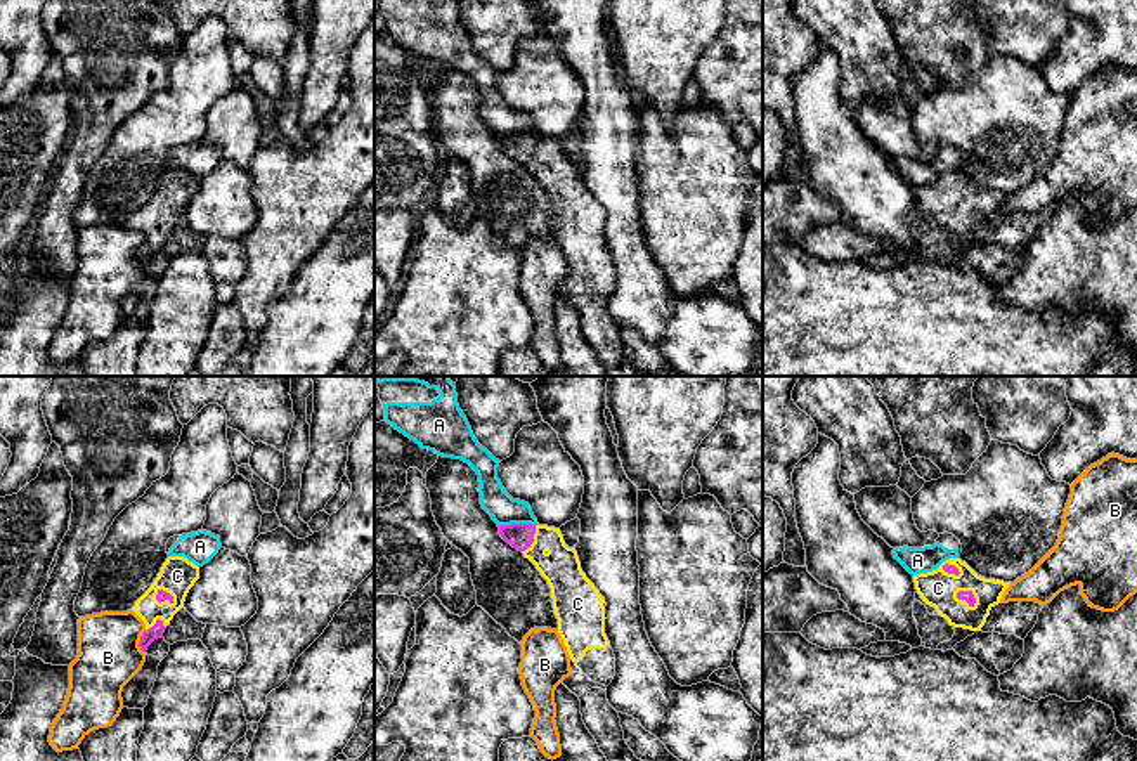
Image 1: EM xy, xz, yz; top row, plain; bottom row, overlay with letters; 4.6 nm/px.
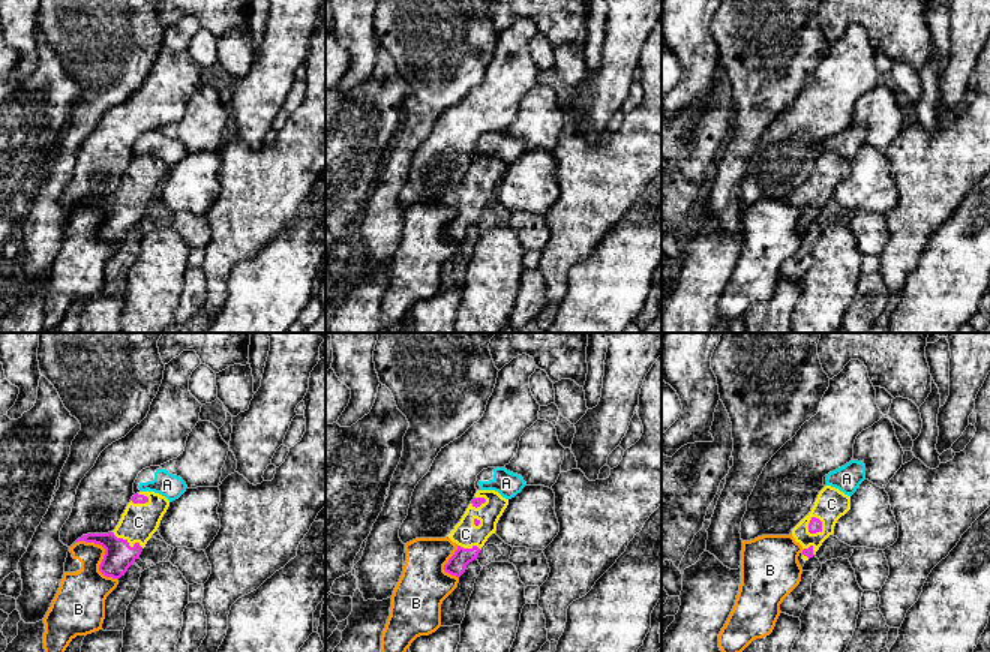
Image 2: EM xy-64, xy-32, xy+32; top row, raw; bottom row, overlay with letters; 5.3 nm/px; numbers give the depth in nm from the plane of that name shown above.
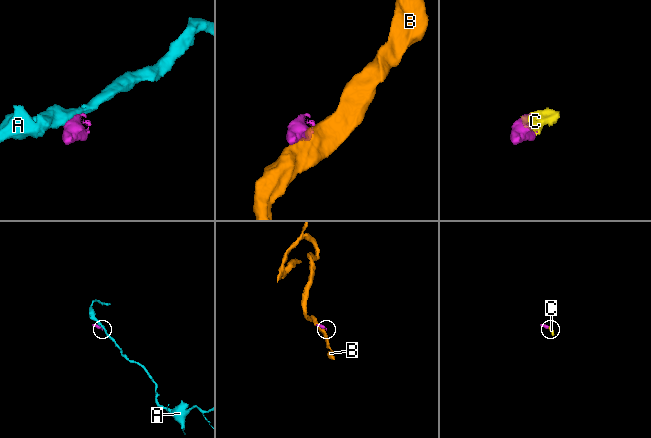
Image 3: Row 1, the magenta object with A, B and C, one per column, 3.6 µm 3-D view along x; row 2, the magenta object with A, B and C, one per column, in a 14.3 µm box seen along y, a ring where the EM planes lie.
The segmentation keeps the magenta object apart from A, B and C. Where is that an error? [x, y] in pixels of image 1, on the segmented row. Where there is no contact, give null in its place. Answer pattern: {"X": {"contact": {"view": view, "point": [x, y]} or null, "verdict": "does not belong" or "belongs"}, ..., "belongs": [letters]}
{"A": {"contact": {"view": "xz", "point": [515, 524]}, "verdict": "does not belong"}, "B": {"contact": {"view": "xy", "point": [139, 642]}, "verdict": "does not belong"}, "C": {"contact": {"view": "yz", "point": [964, 598]}, "verdict": "belongs"}, "belongs": ["C"]}

